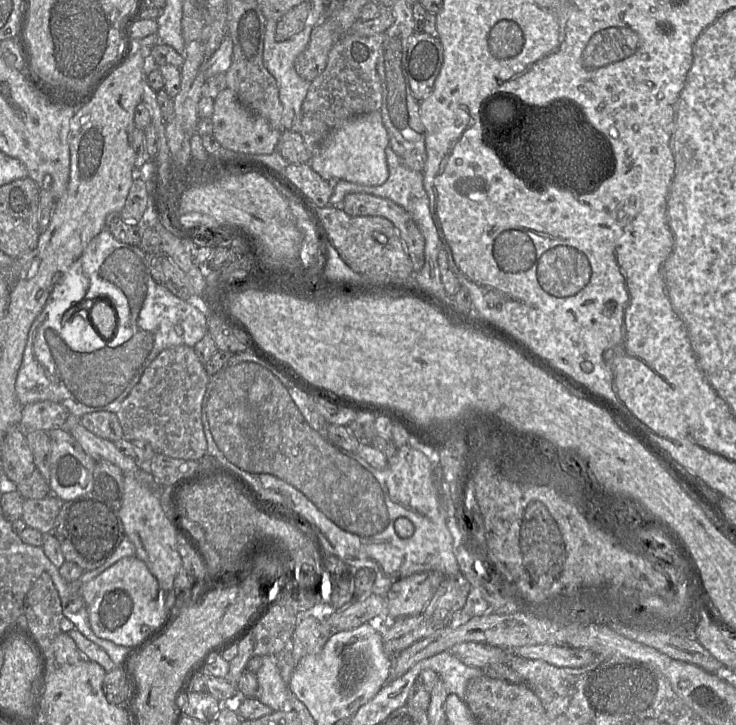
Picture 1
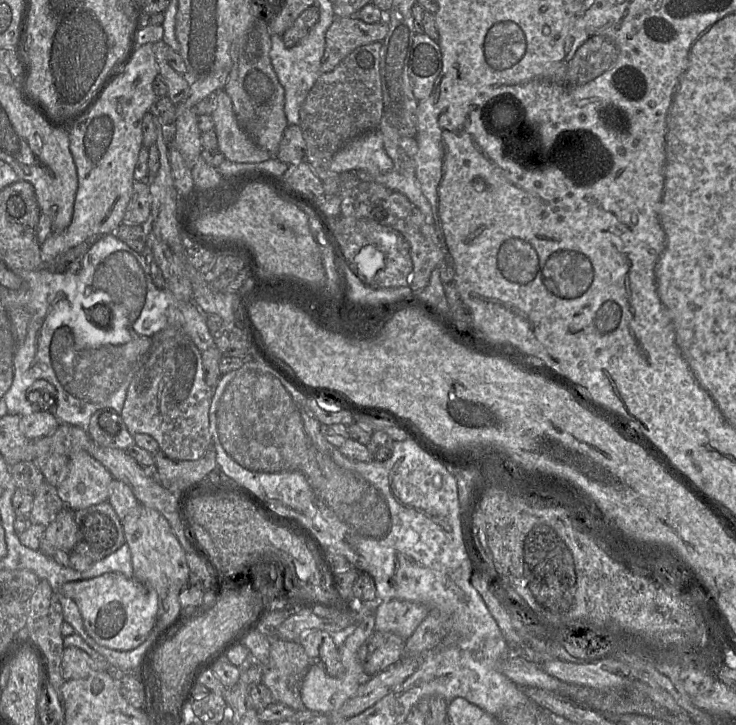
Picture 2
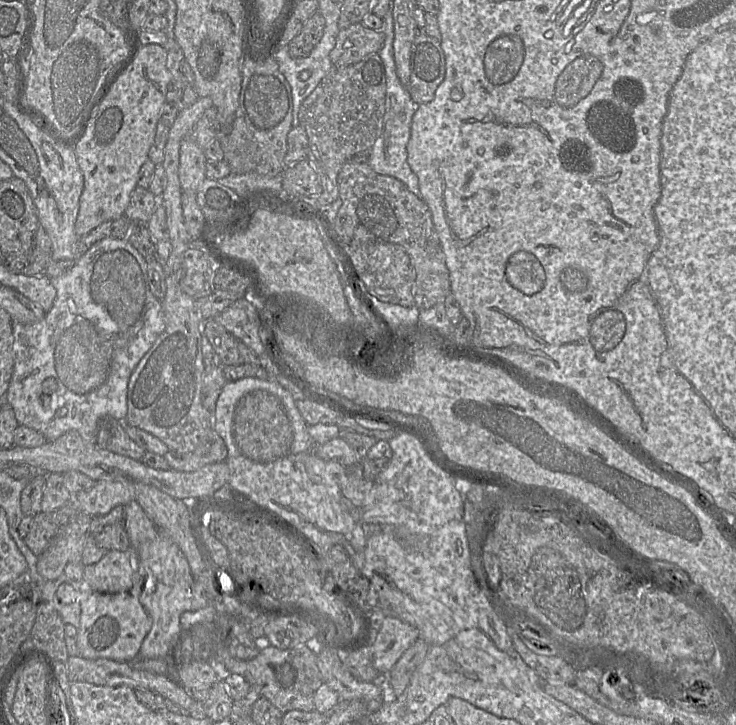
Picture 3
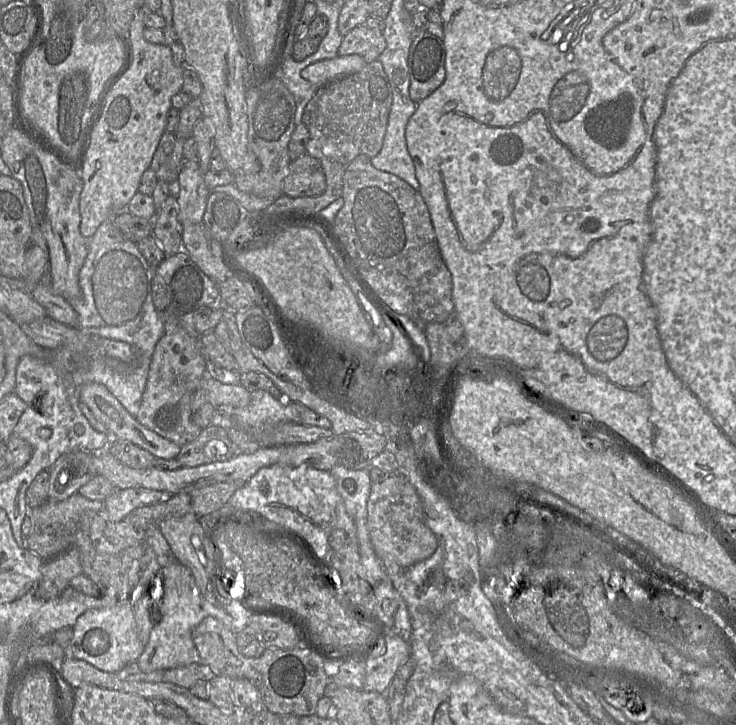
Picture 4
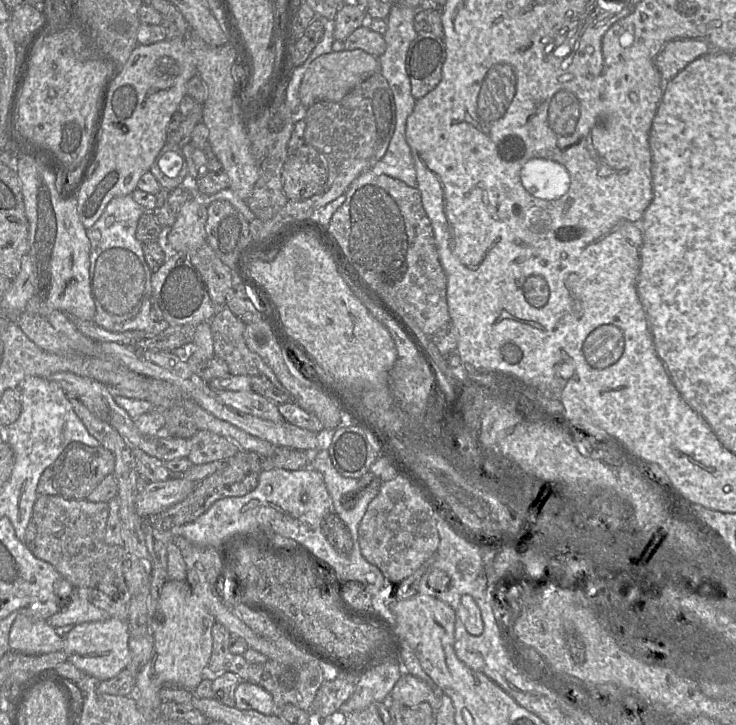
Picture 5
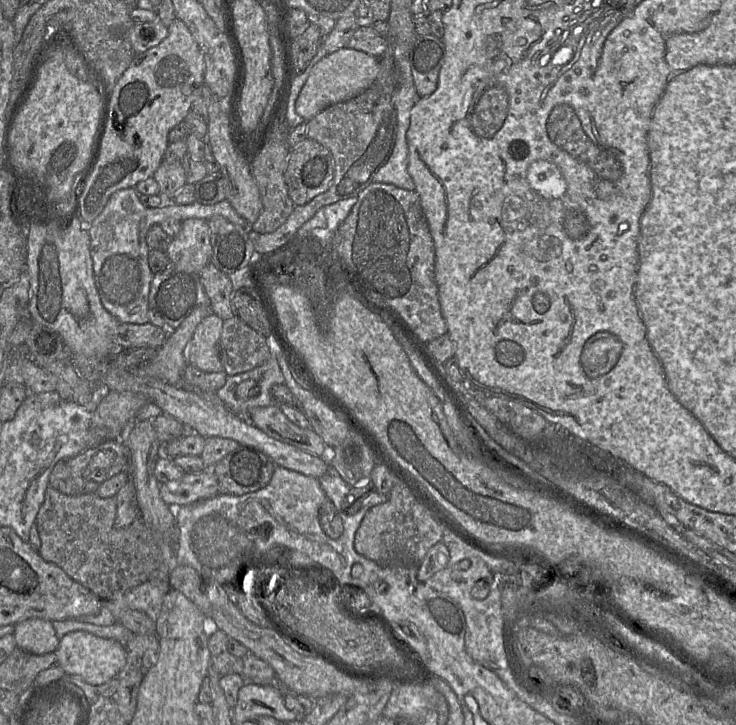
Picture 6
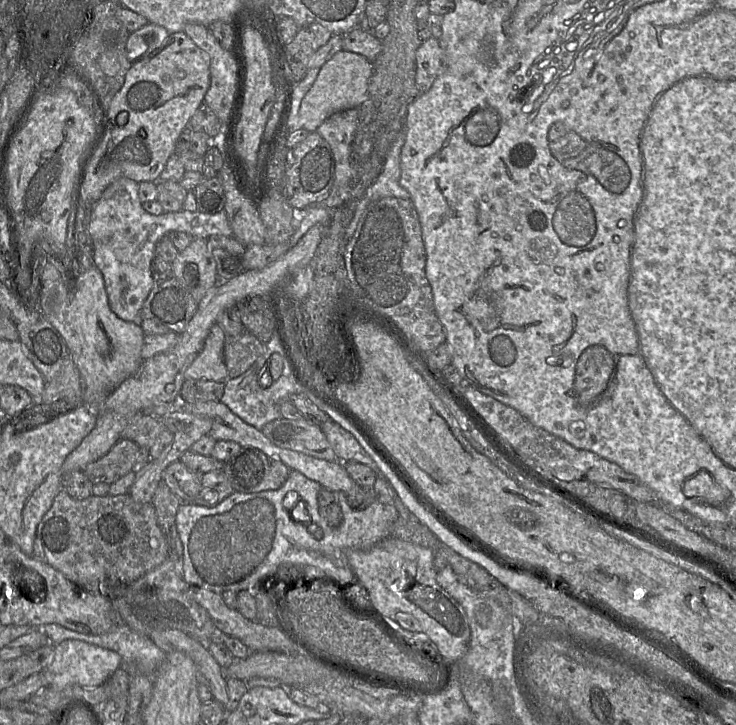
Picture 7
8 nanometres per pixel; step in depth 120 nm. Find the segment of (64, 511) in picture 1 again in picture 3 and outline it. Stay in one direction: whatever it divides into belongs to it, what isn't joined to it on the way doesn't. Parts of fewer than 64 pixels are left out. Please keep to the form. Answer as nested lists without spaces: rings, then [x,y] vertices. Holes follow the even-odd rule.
[[[124,505],[114,507],[105,515],[92,517],[89,535],[106,551],[129,550],[131,542],[125,529]]]

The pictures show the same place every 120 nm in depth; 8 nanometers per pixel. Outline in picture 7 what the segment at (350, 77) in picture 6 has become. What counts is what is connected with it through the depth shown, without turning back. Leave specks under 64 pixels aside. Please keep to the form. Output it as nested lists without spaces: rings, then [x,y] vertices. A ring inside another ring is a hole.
[[[341,50],[329,59],[320,69],[318,76],[301,101],[299,116],[303,128],[316,132],[318,127],[337,112],[358,108],[368,98],[372,62],[362,55]]]

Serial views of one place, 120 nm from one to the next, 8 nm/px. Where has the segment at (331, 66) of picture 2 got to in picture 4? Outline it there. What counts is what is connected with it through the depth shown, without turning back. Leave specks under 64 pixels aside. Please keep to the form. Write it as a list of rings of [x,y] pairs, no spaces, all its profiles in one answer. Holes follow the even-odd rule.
[[[364,24],[353,28],[343,36],[338,55],[357,54],[368,64],[375,61],[385,48],[386,40],[383,33]]]

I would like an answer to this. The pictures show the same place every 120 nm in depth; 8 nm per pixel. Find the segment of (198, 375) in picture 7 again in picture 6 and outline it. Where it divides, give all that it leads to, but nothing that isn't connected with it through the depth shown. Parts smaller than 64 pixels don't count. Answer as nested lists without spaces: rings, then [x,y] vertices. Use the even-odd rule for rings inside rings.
[[[210,313],[199,323],[184,351],[186,365],[195,366],[203,372],[223,371],[219,354],[223,321]]]

